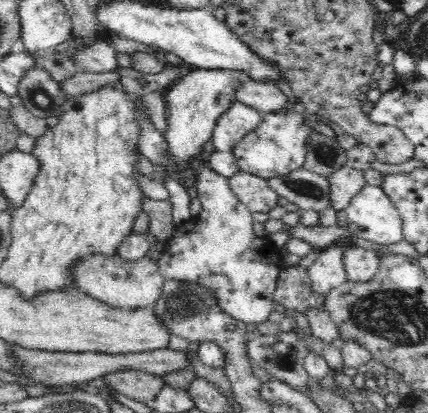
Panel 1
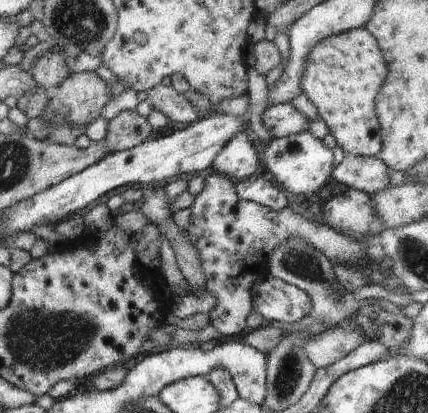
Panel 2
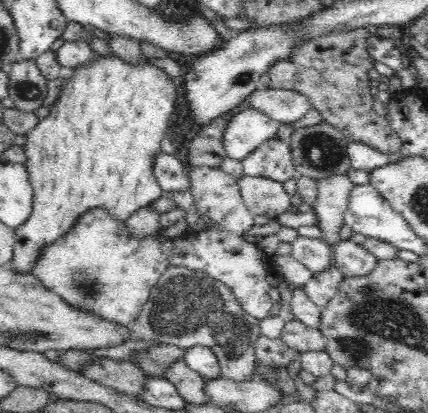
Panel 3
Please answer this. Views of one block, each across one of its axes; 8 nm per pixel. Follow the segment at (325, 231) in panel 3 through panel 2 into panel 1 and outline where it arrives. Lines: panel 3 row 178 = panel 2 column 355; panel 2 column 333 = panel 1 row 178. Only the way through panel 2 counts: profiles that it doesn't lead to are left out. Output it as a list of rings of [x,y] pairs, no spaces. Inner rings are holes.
[[[348,166],[336,170],[328,178],[328,182],[330,182],[330,208],[334,208],[336,212],[346,210],[352,198],[366,186],[362,170],[354,170]]]

